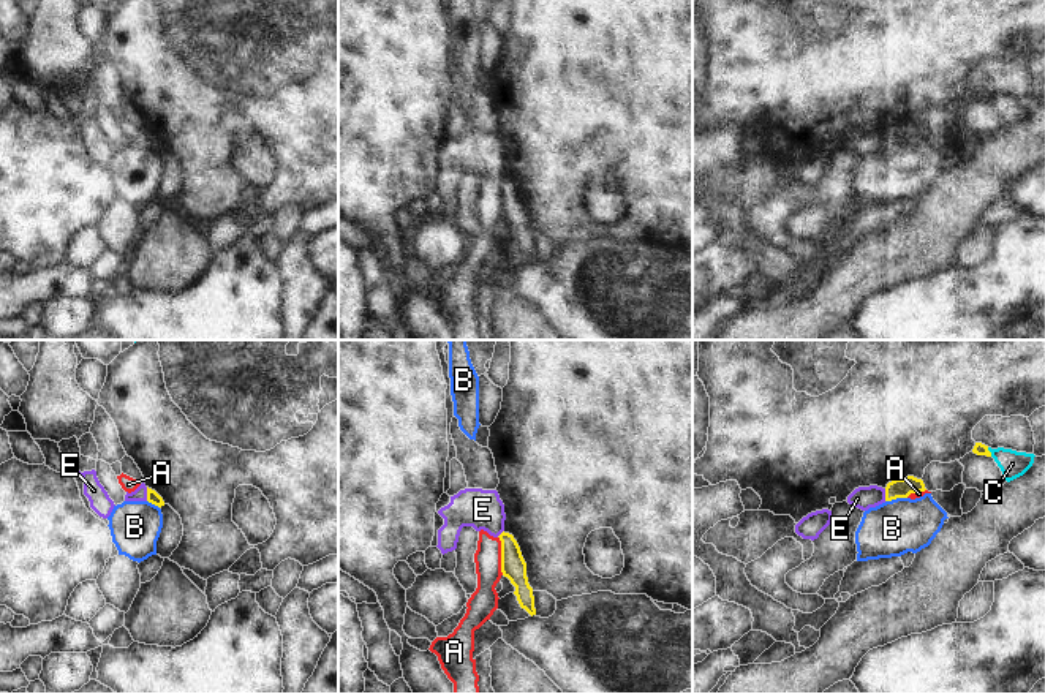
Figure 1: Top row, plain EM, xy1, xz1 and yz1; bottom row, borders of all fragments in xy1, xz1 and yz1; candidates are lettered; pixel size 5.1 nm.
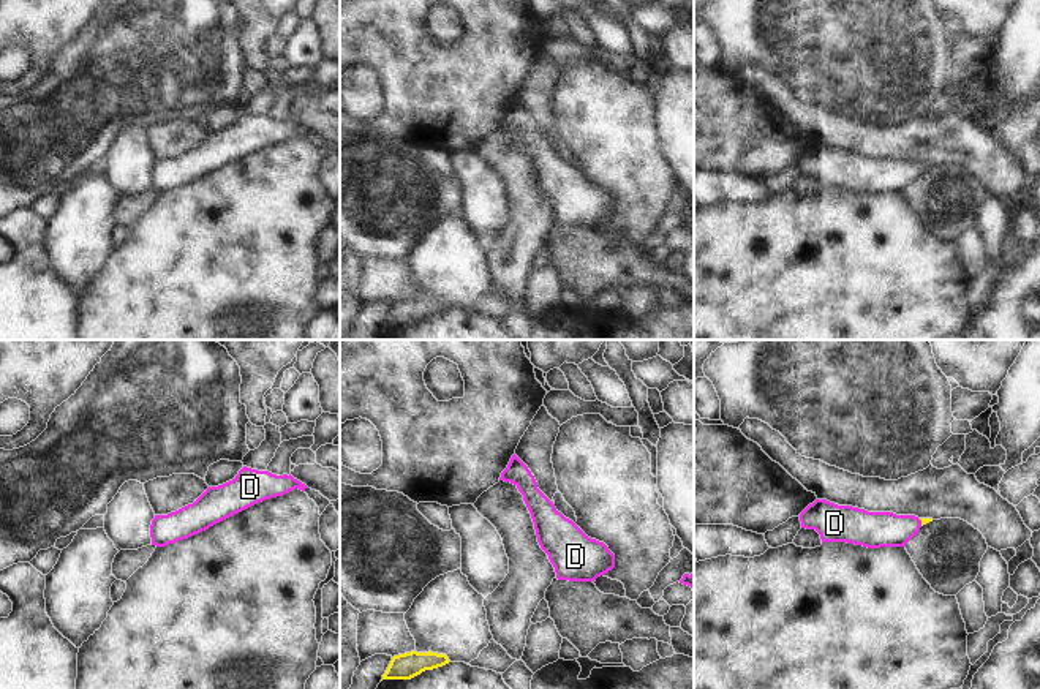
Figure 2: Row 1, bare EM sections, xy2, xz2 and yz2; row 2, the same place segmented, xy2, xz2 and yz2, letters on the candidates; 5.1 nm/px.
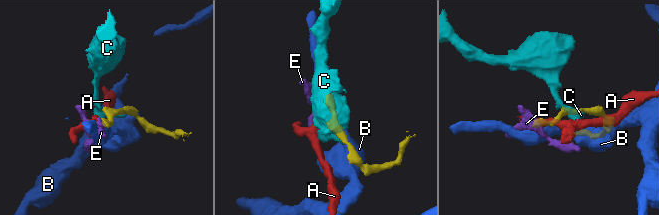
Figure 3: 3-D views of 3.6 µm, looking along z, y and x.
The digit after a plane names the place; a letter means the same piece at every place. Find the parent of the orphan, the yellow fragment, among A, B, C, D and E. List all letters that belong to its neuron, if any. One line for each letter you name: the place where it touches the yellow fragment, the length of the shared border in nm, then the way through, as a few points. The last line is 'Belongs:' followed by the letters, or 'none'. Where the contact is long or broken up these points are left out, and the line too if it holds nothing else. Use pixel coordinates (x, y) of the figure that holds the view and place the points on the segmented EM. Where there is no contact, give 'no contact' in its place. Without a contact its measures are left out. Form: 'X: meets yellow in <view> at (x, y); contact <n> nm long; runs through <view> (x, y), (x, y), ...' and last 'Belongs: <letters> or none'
D: meets yellow in yz2 at (922, 522); contact 40 nm long; runs through yz2 (923, 520), (922, 522), (898, 530), (874, 530)
Belongs: D

